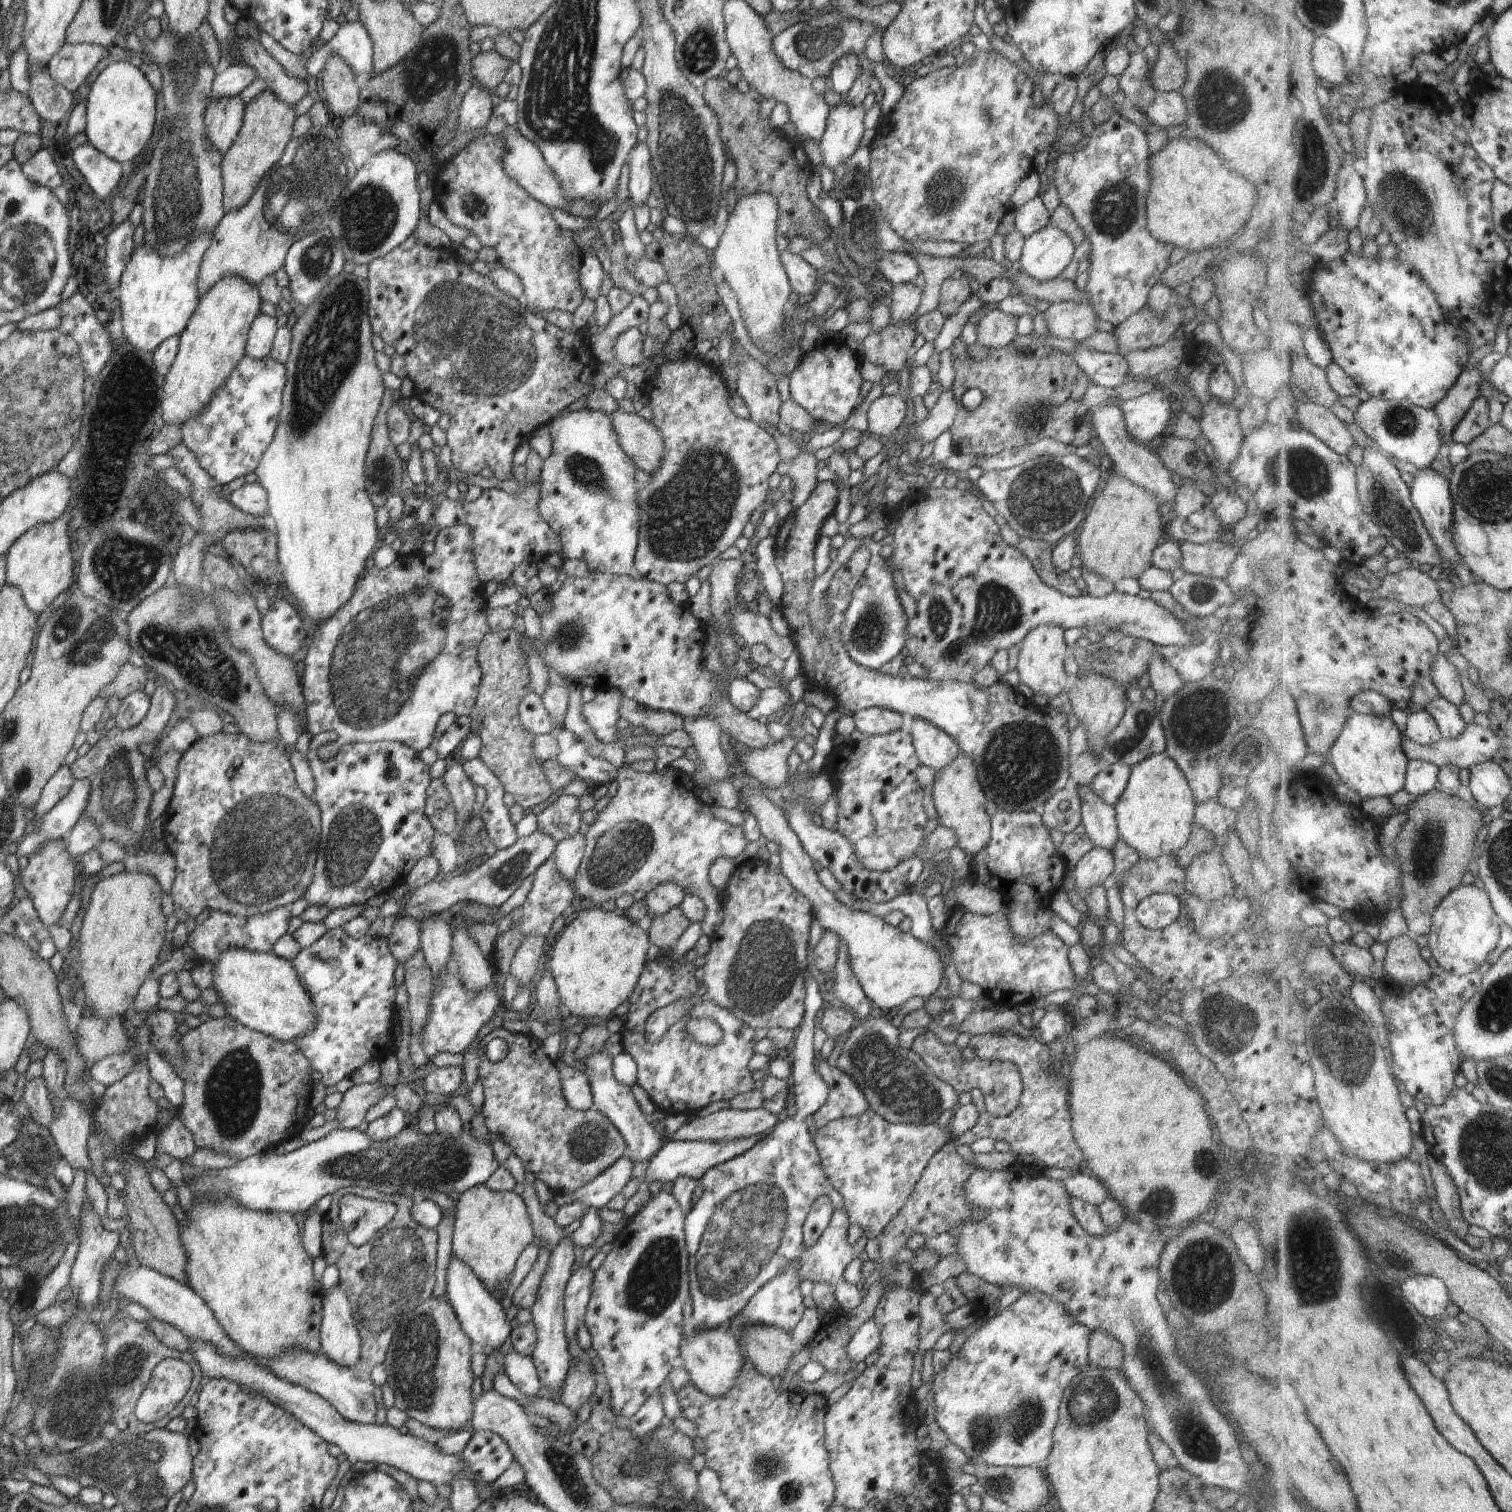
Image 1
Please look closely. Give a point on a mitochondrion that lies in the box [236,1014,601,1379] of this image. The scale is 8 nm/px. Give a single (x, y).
(393, 1274)

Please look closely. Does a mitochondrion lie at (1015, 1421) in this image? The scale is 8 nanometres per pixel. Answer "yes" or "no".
yes

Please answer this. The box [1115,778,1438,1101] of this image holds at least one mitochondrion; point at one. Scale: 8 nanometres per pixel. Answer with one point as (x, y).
(1358, 1046)

